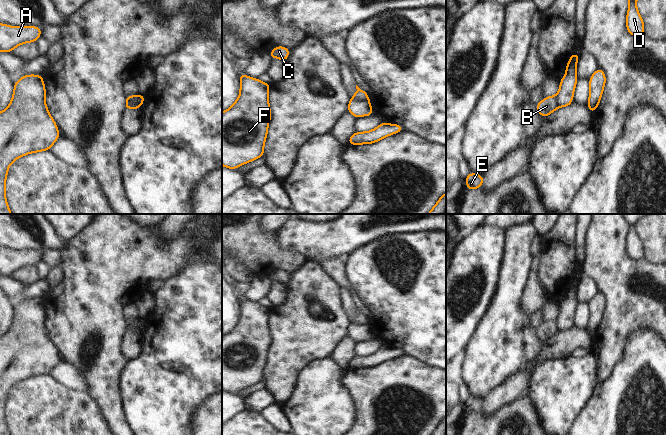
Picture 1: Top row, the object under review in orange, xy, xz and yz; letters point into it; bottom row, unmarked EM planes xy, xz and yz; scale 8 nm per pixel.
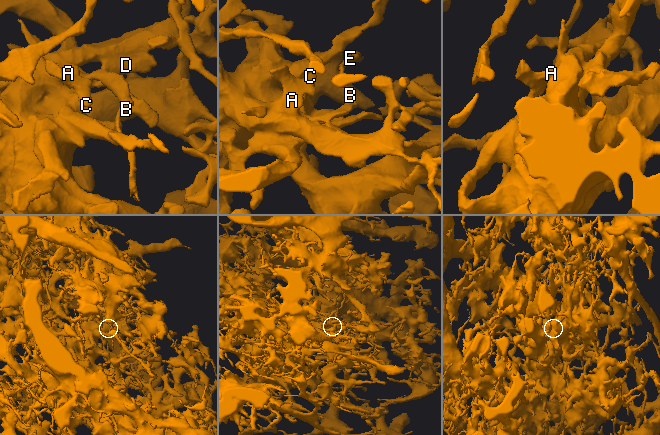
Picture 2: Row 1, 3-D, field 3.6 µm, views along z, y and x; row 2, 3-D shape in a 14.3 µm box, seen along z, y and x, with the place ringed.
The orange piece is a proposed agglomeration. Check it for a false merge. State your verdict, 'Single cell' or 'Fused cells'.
Fused cells.

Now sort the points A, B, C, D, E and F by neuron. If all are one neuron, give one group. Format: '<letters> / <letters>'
A C D F / B E

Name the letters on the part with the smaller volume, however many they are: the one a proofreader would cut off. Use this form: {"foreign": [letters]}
{"foreign": ["B", "E"]}

